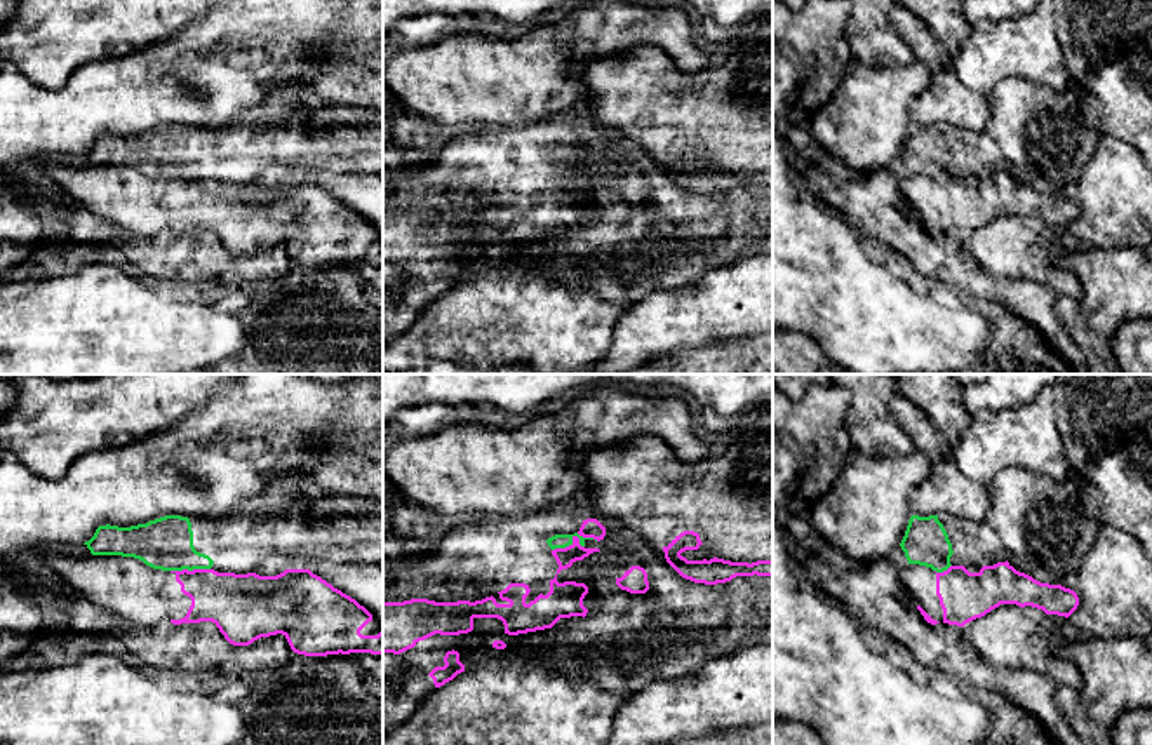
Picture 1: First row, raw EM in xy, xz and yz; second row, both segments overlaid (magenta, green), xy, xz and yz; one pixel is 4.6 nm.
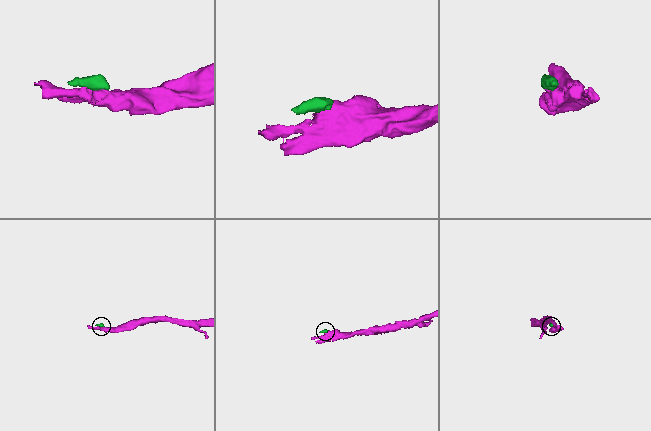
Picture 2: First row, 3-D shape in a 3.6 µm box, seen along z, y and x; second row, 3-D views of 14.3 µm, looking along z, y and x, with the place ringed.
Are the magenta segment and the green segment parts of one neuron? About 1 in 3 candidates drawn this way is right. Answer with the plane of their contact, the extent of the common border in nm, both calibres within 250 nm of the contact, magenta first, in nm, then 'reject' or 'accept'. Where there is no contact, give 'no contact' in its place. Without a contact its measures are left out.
meets magenta in xz; contact 220 nm long; 110 nm thick on the magenta side, 60 nm on the other; reject

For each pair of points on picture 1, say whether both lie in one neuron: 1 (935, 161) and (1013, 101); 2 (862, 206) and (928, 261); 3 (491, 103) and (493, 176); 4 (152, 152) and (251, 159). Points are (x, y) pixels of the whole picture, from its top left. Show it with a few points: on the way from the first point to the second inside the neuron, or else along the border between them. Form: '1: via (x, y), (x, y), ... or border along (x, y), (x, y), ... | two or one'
1: via (957, 157), (973, 154), (1003, 124) | one
2: via (877, 216), (912, 246) | one
3: border along (526, 122), (507, 127), (467, 129) | two
4: via (176, 157), (227, 159) | one

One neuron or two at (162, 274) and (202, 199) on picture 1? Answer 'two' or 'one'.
two

